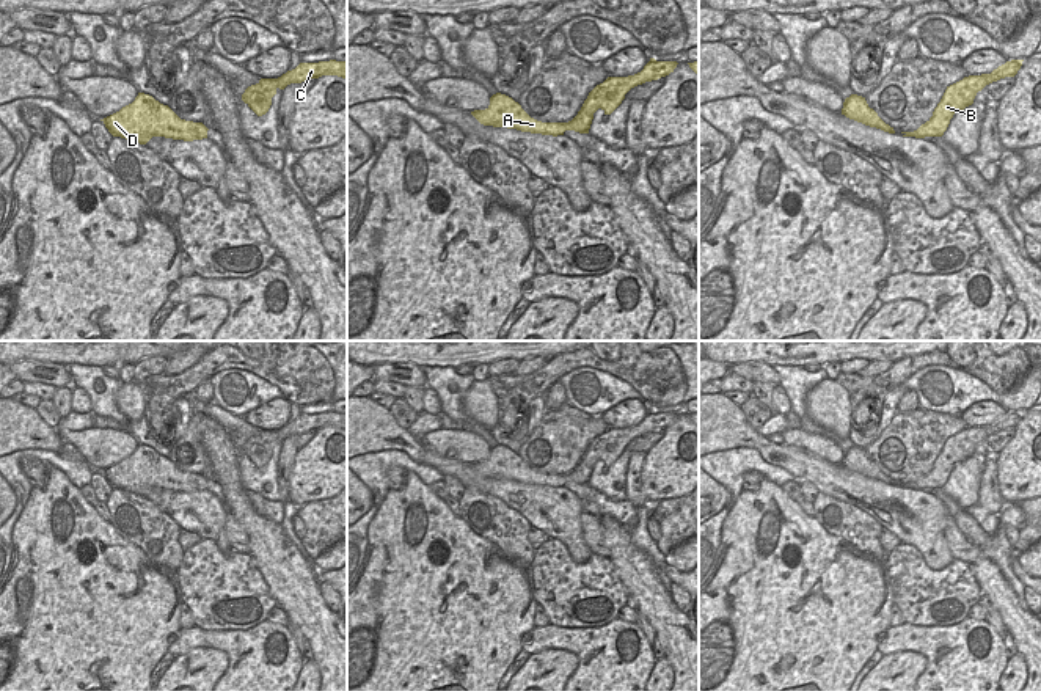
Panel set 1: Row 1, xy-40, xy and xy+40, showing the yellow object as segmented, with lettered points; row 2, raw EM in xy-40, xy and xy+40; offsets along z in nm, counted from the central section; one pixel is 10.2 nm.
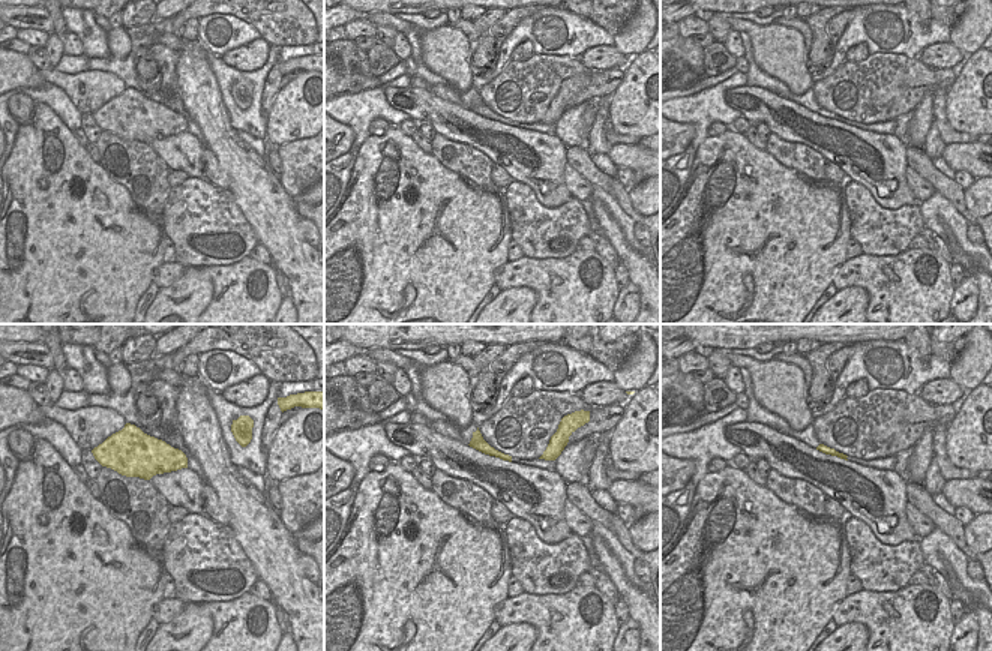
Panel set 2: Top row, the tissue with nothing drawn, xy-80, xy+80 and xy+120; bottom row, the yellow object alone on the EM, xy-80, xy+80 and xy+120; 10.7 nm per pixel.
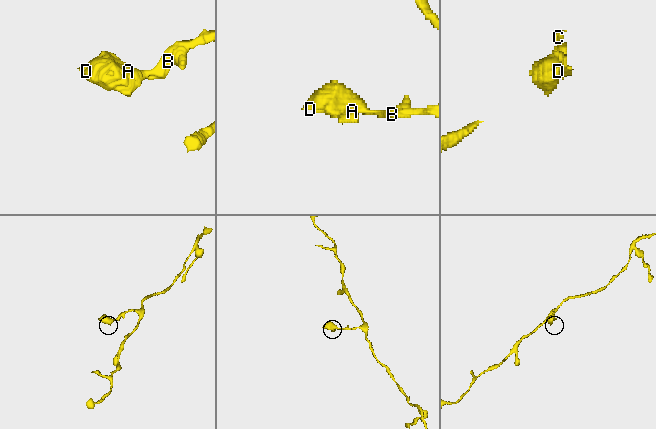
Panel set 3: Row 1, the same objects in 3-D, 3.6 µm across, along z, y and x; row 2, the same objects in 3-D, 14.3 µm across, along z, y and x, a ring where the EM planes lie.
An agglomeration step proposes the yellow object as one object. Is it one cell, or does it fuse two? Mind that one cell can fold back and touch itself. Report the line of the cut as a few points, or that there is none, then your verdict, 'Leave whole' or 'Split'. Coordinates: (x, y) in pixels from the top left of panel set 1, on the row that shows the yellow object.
No split. Leave whole.

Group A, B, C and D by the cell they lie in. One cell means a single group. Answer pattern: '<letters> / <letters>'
A B C D

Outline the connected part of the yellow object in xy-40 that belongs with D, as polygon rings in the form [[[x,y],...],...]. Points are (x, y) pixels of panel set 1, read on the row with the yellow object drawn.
[[[138,93],[132,104],[100,121],[113,137],[140,144],[146,144],[152,137],[203,140],[209,130],[203,122],[181,119],[168,105],[144,93]]]

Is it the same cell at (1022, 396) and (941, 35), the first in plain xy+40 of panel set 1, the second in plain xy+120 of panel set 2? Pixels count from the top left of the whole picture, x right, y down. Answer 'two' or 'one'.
two

